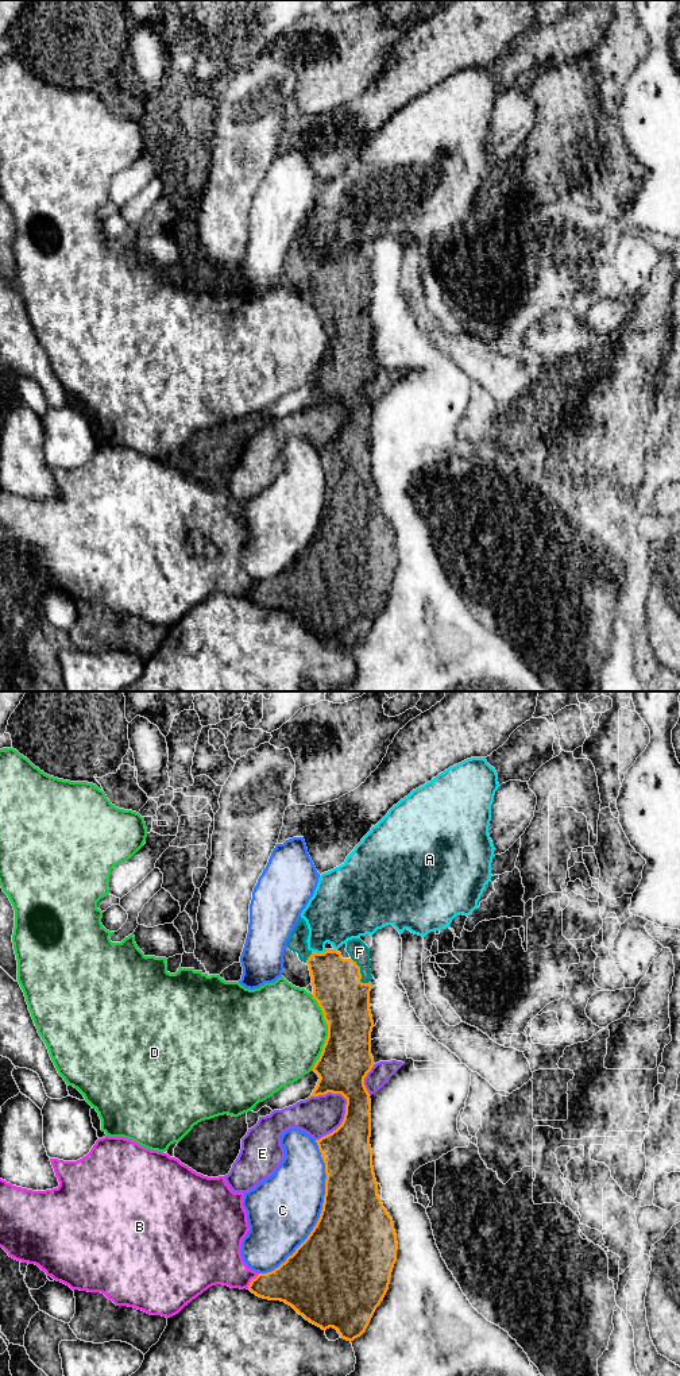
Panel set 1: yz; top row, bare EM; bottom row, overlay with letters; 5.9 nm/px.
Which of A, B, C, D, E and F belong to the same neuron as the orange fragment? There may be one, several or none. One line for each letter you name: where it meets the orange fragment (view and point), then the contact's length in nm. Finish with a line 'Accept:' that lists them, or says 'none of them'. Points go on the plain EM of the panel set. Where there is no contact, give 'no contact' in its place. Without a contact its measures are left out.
F: contact yz (360, 282); length 190 nm
Accept: F

